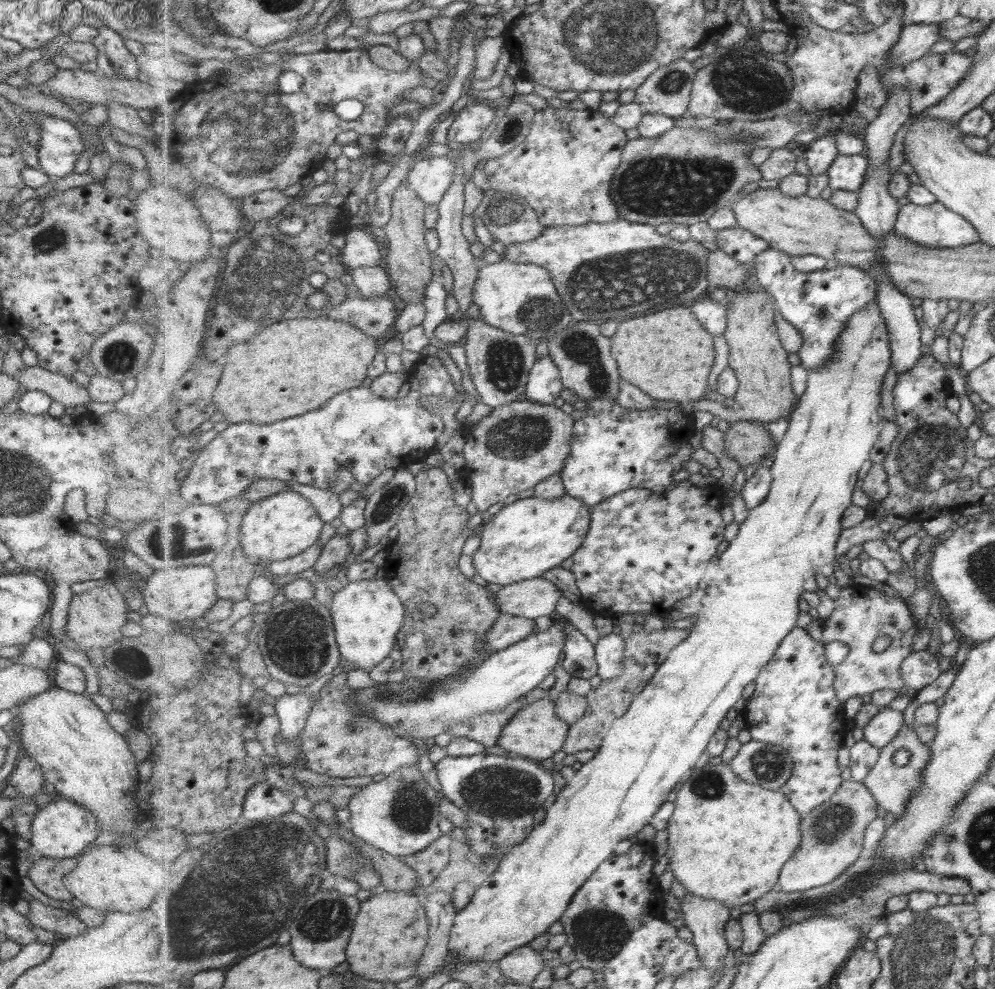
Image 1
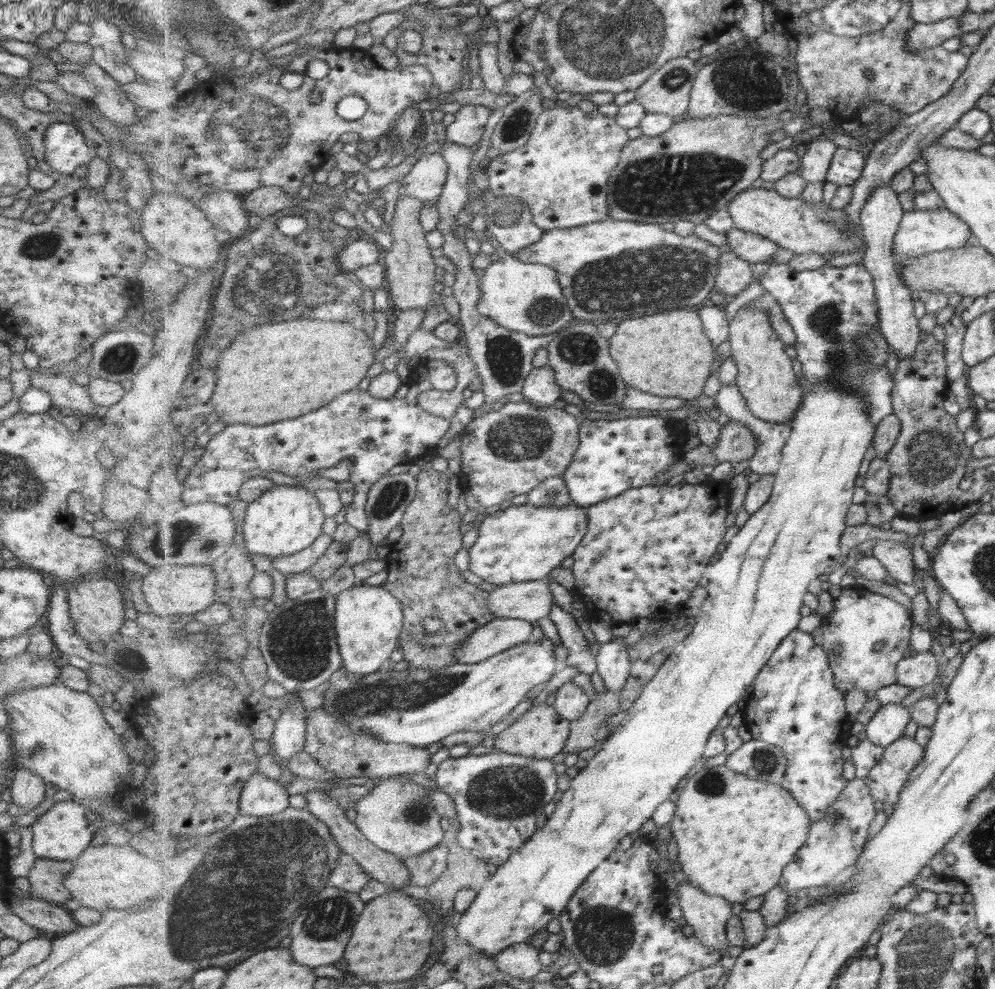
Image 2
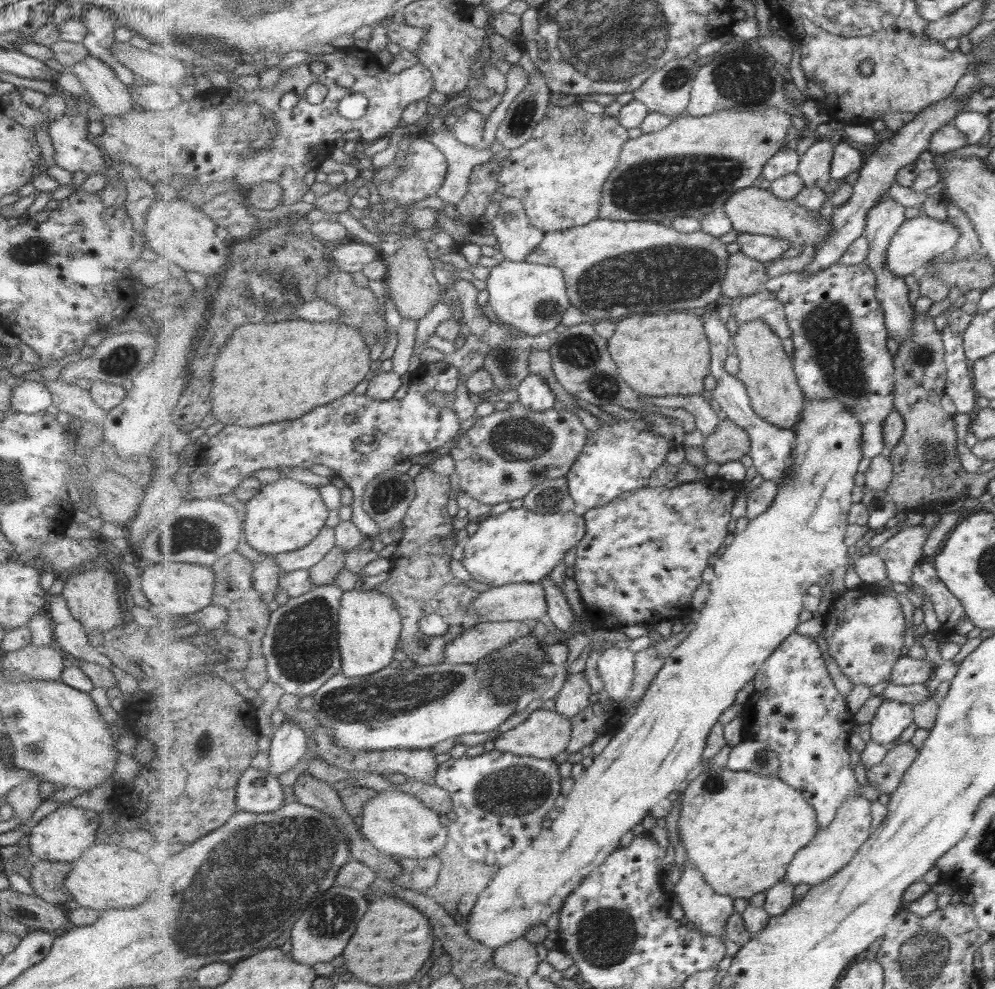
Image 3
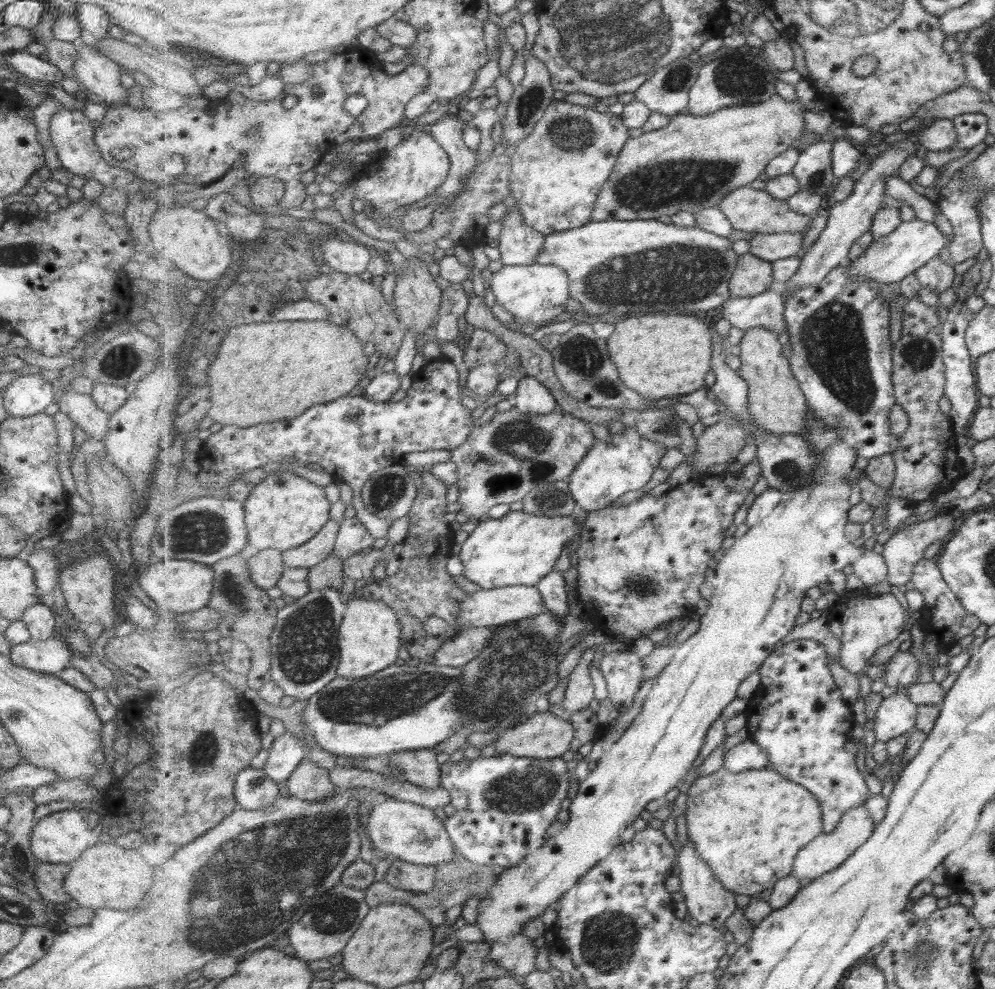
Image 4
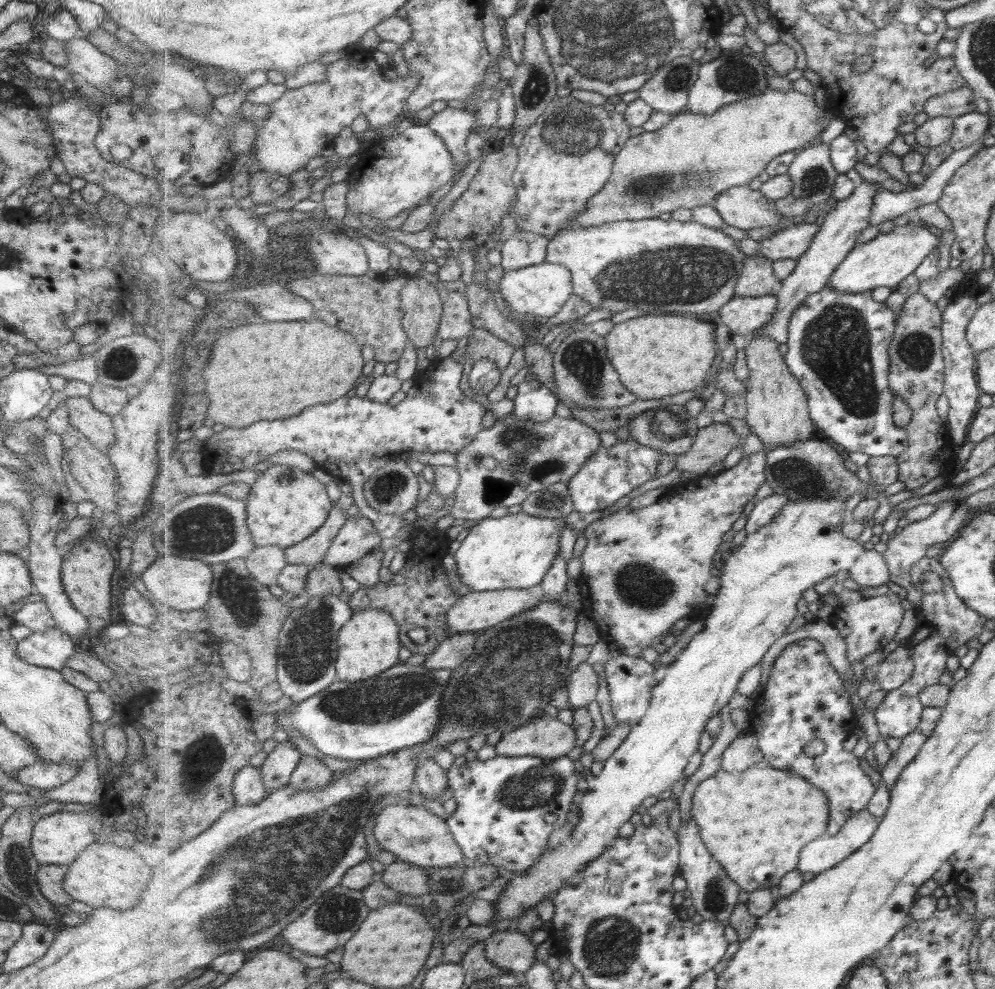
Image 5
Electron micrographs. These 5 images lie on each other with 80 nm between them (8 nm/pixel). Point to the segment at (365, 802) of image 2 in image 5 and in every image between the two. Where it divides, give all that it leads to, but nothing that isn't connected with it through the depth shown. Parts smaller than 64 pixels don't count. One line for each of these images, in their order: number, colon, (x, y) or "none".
3: (396, 822)
4: (409, 831)
5: (415, 835)

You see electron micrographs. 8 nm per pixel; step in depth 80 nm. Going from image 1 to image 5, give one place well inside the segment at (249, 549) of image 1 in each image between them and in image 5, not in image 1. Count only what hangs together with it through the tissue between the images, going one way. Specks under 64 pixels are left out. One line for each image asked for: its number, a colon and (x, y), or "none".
2: (287, 519)
3: (286, 515)
4: (284, 512)
5: (286, 505)

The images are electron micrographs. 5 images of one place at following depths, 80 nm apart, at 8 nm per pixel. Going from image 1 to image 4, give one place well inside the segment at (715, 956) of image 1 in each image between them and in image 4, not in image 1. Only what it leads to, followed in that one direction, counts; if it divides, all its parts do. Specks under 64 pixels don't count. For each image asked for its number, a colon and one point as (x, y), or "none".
2: (708, 915)
3: (709, 911)
4: (709, 903)

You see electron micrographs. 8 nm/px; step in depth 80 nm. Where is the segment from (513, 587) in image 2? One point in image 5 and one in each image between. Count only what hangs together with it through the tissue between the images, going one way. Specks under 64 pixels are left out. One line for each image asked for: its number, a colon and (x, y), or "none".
3: (527, 602)
4: (487, 607)
5: (475, 611)

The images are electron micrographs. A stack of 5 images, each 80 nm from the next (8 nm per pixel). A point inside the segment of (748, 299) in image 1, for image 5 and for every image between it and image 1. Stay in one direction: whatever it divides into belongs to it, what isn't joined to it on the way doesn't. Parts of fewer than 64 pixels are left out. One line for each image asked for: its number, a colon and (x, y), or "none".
2: (766, 378)
3: (769, 374)
4: (776, 402)
5: (778, 411)

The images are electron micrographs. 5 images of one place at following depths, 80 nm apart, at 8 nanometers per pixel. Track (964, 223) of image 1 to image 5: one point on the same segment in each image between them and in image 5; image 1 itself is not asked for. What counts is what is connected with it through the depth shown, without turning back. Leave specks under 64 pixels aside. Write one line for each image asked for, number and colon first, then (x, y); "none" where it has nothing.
2: (921, 232)
3: (921, 239)
4: (889, 259)
5: (889, 258)

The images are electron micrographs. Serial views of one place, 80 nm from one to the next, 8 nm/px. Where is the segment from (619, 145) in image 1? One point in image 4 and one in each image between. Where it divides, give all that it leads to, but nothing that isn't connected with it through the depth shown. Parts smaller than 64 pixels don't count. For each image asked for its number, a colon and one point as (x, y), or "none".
2: (561, 173)
3: (559, 174)
4: (558, 171)

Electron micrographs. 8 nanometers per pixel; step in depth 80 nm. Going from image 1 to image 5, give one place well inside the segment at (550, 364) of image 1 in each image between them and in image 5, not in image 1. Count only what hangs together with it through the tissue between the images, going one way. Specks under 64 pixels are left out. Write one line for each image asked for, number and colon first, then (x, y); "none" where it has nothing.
2: (541, 388)
3: (535, 393)
4: (532, 397)
5: (535, 402)

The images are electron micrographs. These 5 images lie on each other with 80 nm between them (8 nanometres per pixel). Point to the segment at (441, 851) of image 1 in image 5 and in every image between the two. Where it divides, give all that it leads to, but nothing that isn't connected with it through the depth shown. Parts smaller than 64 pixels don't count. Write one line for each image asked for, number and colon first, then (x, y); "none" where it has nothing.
2: (425, 869)
3: (419, 875)
4: (401, 874)
5: (401, 876)

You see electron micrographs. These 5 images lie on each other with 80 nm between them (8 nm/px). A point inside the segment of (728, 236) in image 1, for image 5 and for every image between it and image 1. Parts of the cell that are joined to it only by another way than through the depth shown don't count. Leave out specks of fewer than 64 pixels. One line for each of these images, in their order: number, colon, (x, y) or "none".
2: (752, 247)
3: (761, 247)
4: (771, 247)
5: (791, 242)

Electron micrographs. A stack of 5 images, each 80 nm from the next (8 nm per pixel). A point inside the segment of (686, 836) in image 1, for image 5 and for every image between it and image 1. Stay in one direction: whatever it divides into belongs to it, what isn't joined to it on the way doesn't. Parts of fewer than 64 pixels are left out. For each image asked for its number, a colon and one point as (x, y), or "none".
2: (734, 835)
3: (741, 830)
4: (737, 821)
5: (765, 815)

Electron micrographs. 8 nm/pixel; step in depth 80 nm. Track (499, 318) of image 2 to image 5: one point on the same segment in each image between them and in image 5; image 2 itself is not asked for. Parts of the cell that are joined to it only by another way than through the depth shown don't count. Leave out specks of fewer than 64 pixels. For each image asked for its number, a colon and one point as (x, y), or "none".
3: (532, 297)
4: (537, 293)
5: (543, 289)

